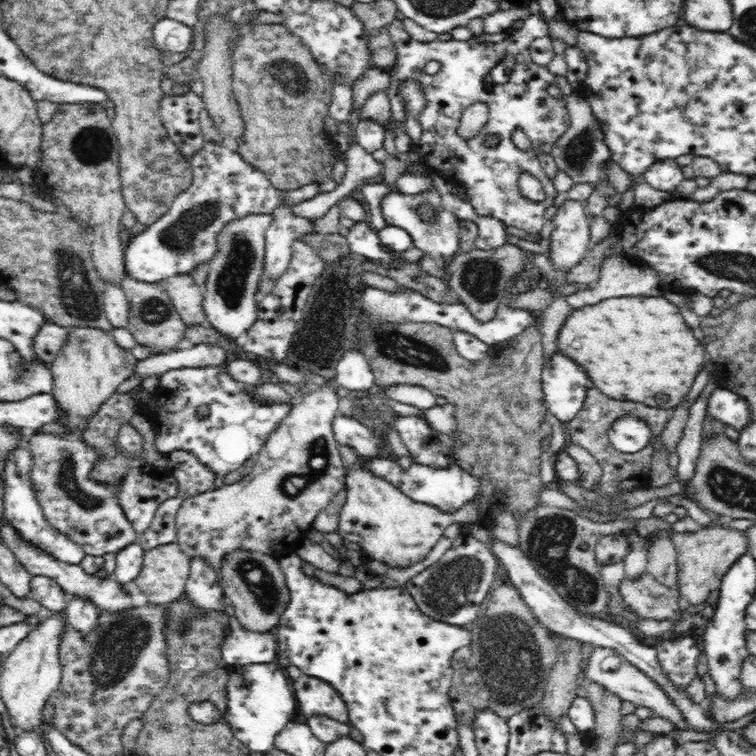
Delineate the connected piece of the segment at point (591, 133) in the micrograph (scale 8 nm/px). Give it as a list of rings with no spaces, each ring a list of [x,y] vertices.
[[[578,91],[572,92],[572,94],[566,95],[564,100],[567,104],[571,123],[563,136],[556,140],[550,154],[559,170],[566,172],[572,178],[574,184],[588,182],[588,184],[596,187],[600,181],[607,180],[604,172],[605,164],[613,161],[610,147],[606,147],[604,135],[601,133],[601,124],[593,115],[587,100],[581,97],[581,93]]]

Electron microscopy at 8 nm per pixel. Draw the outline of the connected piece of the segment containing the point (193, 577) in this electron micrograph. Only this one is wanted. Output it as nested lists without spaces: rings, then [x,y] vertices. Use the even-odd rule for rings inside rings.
[[[190,559],[190,574],[185,584],[185,597],[190,597],[192,601],[198,607],[202,609],[216,609],[221,614],[224,611],[224,606],[228,603],[228,598],[225,596],[225,592],[222,588],[218,587],[218,581],[220,580],[218,571],[210,565],[210,563],[204,561],[204,559]]]

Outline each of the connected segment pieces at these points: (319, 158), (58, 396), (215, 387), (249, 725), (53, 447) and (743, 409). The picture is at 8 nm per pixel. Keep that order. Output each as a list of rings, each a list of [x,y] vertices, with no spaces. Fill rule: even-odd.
[[[258,24],[240,38],[233,49],[233,92],[244,121],[244,140],[237,153],[248,164],[266,173],[277,190],[296,190],[306,184],[320,183],[330,173],[338,156],[336,144],[322,130],[321,119],[332,98],[334,78],[323,68],[303,38],[282,24]]]
[[[74,325],[67,330],[67,339],[61,345],[49,366],[54,375],[54,396],[61,410],[60,424],[68,428],[82,428],[100,406],[116,393],[116,388],[124,382],[136,366],[136,358],[122,350],[108,334],[98,326]]]
[[[226,363],[165,372],[159,378],[154,400],[158,402],[158,410],[150,420],[158,426],[158,450],[166,454],[176,451],[192,454],[216,476],[228,475],[240,469],[249,458],[255,458],[292,407],[292,404],[285,404],[284,399],[273,401],[272,406],[258,404],[244,394],[244,386],[227,372]],[[202,404],[207,404],[210,412],[208,417],[200,419],[196,408]]]
[[[276,662],[264,664],[245,664],[244,666],[227,665],[227,711],[223,715],[230,725],[234,736],[252,753],[267,753],[273,749],[276,735],[284,728],[287,722],[292,721],[292,715],[296,710],[296,699],[292,692],[292,680],[284,674],[284,667],[280,667]]]
[[[52,434],[28,436],[26,446],[32,455],[29,478],[34,496],[45,520],[54,529],[70,537],[86,555],[96,557],[118,553],[138,542],[137,531],[124,515],[119,498],[123,492],[123,480],[104,484],[91,477],[92,468],[106,458],[106,453],[86,441],[70,442]]]
[[[718,386],[707,398],[706,414],[714,420],[719,420],[727,426],[740,431],[750,420],[748,402],[735,392]]]

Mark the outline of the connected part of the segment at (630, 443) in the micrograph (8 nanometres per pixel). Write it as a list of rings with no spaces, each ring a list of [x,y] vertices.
[[[626,416],[616,420],[607,432],[611,445],[620,452],[632,454],[642,450],[652,437],[648,423]]]

